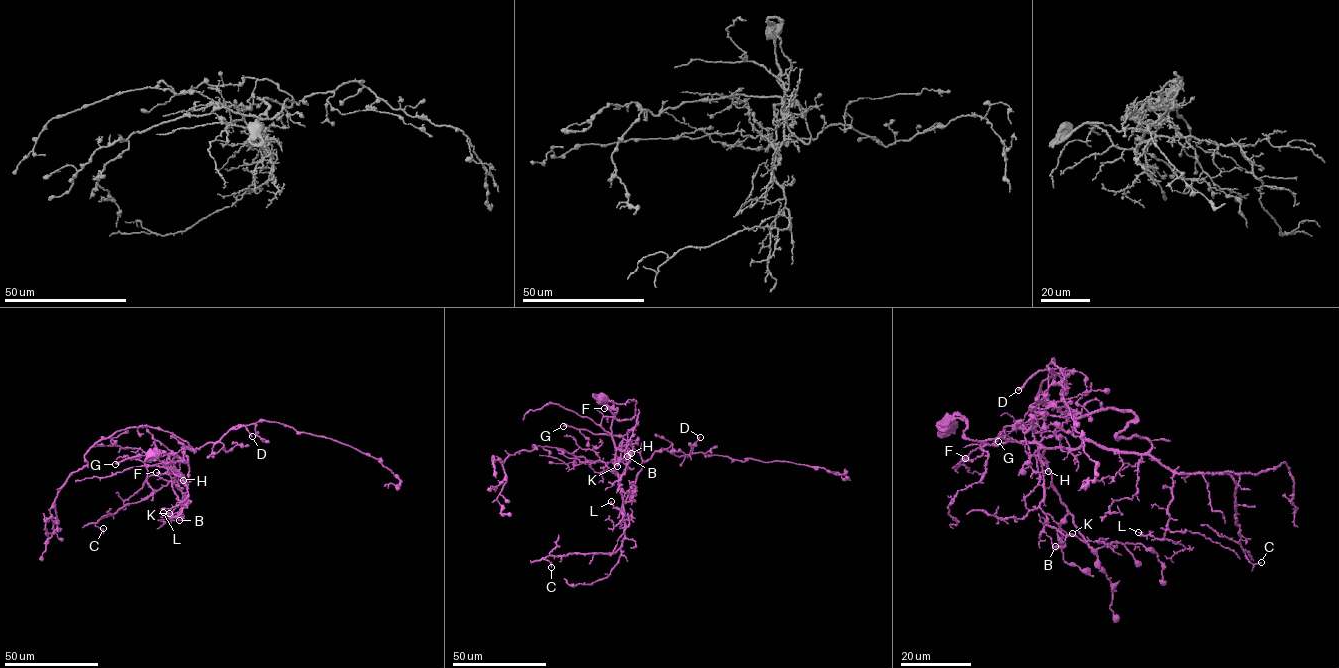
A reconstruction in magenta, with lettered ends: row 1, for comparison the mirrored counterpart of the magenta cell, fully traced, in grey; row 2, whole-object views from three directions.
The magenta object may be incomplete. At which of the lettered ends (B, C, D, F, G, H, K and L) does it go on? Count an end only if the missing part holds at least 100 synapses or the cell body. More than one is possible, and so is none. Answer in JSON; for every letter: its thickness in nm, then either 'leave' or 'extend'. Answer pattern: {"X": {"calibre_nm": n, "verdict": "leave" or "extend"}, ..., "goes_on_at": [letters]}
{"B": {"calibre_nm": 140, "verdict": "leave"}, "C": {"calibre_nm": 160, "verdict": "leave"}, "D": {"calibre_nm": 280, "verdict": "extend"}, "F": {"calibre_nm": 140, "verdict": "leave"}, "G": {"calibre_nm": 190, "verdict": "extend"}, "H": {"calibre_nm": 160, "verdict": "leave"}, "K": {"calibre_nm": 280, "verdict": "leave"}, "L": {"calibre_nm": 300, "verdict": "leave"}, "goes_on_at": ["D", "G"]}

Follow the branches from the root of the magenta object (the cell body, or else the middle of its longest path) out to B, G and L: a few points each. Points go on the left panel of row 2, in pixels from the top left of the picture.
B: (153, 455), (158, 449), (169, 457), (168, 463), (163, 462), (181, 507), (179, 520)
G: (153, 455), (163, 450), (175, 470), (187, 460), (182, 448), (194, 450), (115, 464)
L: (153, 455), (158, 449), (168, 455), (170, 462), (163, 462), (175, 472), (184, 502), (174, 516), (163, 512)

